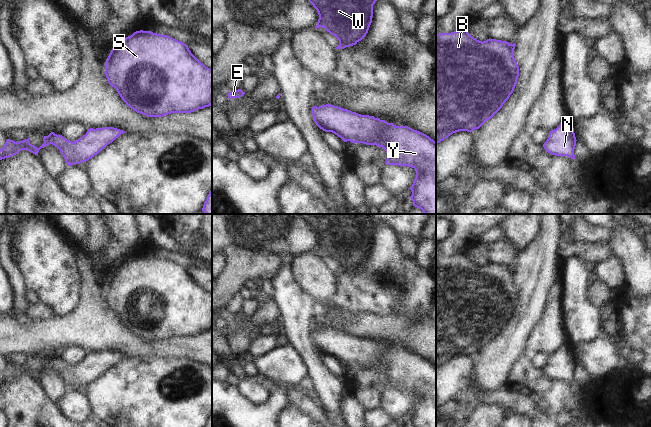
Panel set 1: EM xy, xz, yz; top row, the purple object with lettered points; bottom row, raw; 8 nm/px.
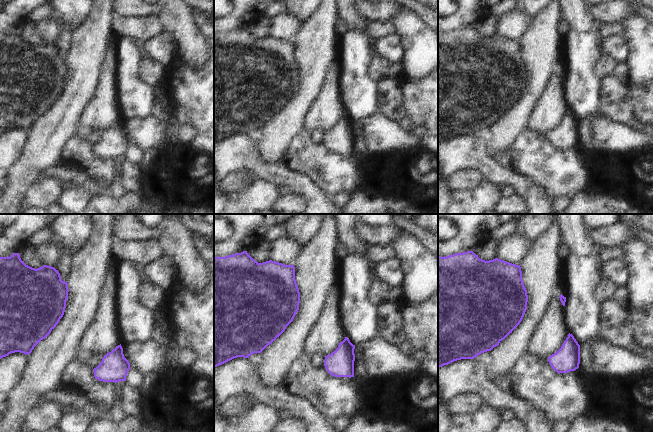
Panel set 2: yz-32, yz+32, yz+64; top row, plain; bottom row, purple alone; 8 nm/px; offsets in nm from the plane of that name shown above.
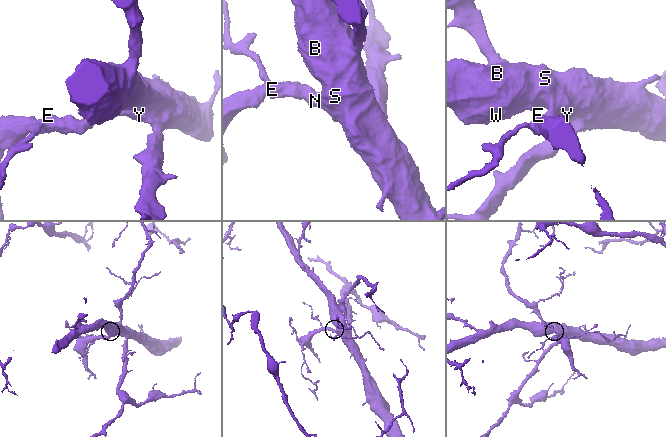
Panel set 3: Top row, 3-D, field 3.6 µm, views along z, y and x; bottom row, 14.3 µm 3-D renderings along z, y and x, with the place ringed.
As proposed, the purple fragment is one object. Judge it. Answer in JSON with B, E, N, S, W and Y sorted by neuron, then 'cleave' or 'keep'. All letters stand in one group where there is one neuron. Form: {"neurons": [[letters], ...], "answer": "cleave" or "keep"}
{"neurons": [["B", "E", "N", "S", "W", "Y"]], "answer": "keep"}

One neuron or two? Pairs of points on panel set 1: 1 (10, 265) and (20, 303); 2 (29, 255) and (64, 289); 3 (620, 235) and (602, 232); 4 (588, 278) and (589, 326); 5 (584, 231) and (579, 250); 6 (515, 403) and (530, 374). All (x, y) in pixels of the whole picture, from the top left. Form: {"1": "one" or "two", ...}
{"1": "one", "2": "one", "3": "two", "4": "one", "5": "two", "6": "two"}

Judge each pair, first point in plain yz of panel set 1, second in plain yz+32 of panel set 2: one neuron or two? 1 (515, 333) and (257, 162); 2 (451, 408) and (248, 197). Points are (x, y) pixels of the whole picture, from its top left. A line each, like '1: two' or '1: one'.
1: two
2: two

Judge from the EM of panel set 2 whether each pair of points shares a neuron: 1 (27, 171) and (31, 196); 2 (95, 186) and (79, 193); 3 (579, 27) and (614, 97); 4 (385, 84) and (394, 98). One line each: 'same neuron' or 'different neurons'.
1: different neurons
2: same neuron
3: different neurons
4: same neuron

